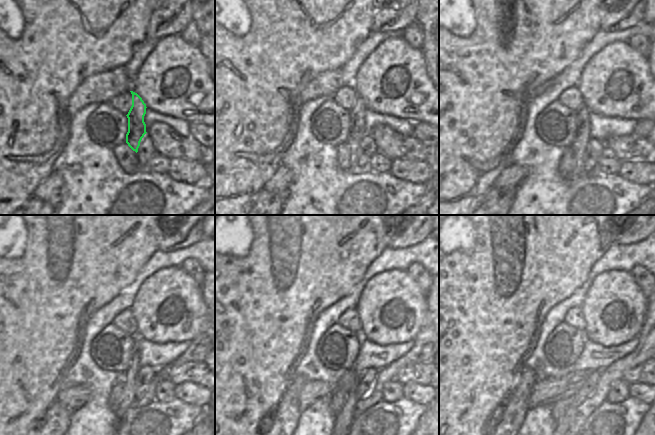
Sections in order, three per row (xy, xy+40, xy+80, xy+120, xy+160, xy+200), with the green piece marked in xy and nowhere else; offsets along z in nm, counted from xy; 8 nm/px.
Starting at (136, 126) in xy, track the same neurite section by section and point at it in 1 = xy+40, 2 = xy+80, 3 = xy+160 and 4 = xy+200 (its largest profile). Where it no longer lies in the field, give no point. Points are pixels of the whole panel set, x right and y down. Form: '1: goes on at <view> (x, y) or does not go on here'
1: goes on at xy+40 (358, 131)
2: goes on at xy+80 (582, 137)
3: goes on at xy+160 (346, 416)
4: goes on at xy+200 (569, 414)

